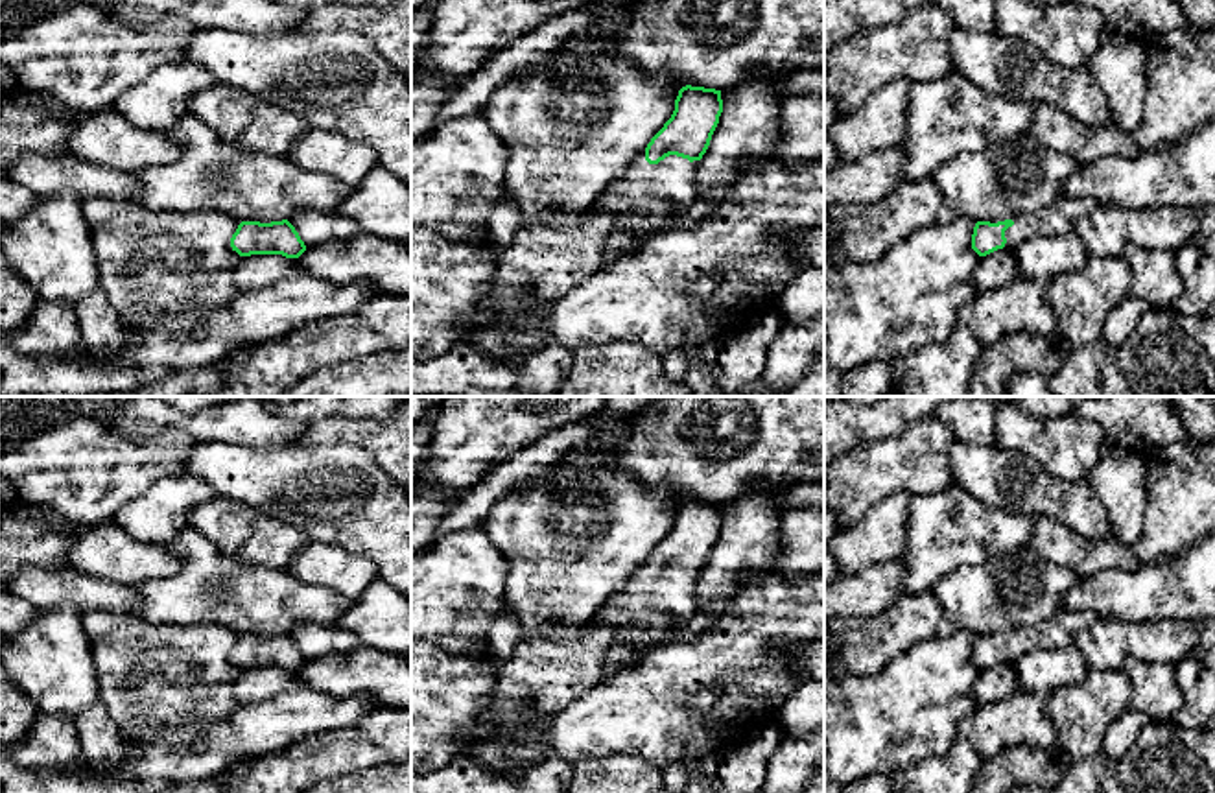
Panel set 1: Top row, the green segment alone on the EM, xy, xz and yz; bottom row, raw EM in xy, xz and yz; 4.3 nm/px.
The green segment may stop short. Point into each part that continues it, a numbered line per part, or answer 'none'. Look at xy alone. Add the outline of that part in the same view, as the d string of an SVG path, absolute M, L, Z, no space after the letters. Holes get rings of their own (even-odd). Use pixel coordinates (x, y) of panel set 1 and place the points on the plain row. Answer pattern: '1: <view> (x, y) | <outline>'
none

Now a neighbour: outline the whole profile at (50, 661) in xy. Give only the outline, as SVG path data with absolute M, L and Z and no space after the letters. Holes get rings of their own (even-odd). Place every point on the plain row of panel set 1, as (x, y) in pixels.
M59 605L0 642L0 666L41 714L81 719L101 697L83 612Z

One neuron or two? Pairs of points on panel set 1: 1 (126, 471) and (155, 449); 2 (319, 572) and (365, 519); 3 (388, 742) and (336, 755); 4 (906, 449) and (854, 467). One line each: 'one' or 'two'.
1: one
2: two
3: one
4: one

